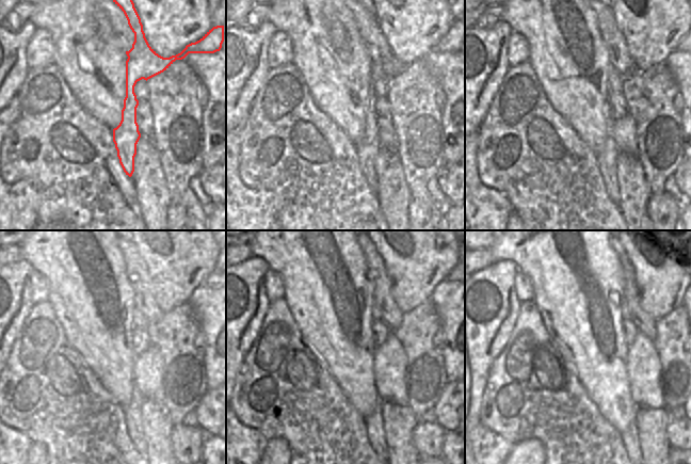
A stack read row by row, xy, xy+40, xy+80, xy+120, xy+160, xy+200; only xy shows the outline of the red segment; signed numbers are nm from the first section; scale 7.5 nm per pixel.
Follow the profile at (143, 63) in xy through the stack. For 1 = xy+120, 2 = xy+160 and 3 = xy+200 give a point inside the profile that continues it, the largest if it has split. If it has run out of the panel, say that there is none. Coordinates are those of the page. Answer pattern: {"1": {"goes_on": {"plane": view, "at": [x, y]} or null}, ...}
{"1": {"goes_on": {"plane": "xy+120", "at": [132, 412]}}, "2": {"goes_on": {"plane": "xy+160", "at": [374, 429]}}, "3": {"goes_on": {"plane": "xy+200", "at": [629, 437]}}}

